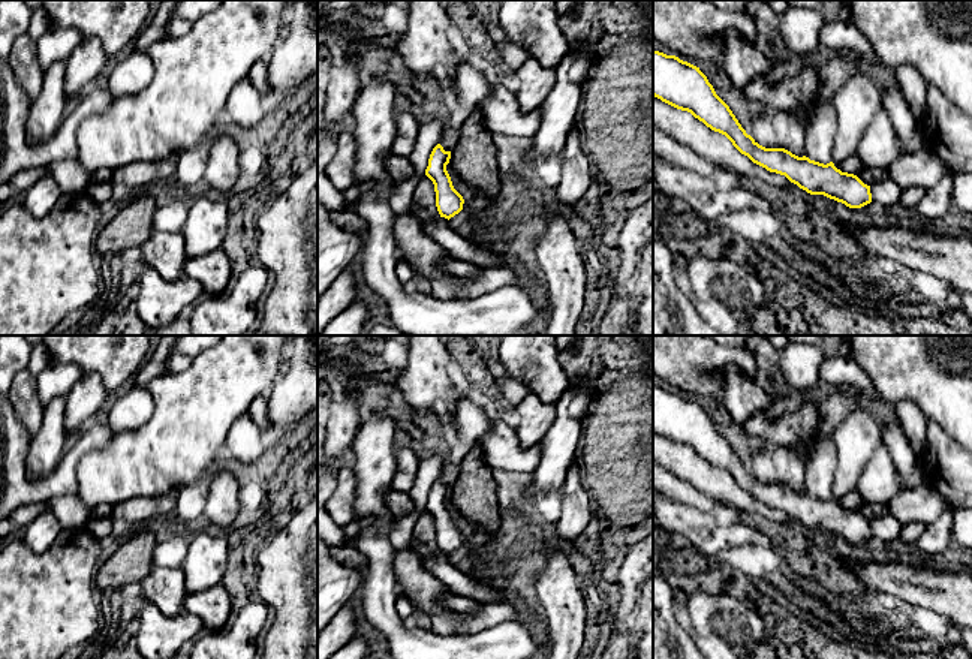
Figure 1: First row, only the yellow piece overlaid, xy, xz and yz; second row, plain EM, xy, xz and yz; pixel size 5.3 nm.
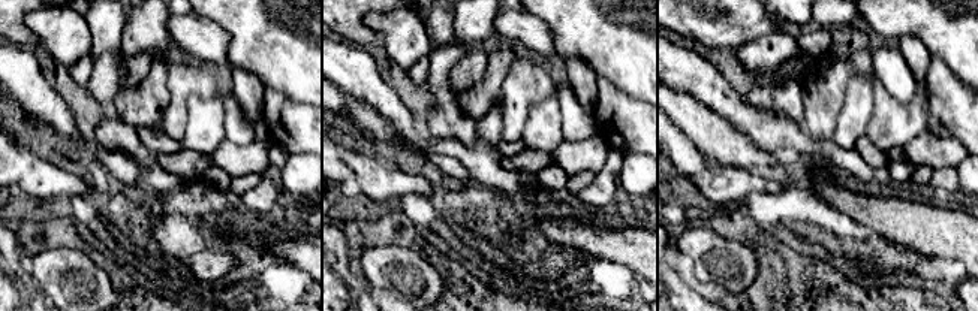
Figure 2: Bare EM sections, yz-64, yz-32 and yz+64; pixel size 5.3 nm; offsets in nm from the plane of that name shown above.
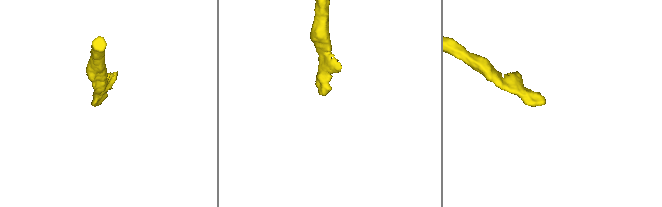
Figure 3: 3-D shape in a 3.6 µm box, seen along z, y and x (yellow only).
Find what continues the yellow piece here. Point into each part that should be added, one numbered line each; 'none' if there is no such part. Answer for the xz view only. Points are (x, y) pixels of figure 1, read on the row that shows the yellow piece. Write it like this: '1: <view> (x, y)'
none

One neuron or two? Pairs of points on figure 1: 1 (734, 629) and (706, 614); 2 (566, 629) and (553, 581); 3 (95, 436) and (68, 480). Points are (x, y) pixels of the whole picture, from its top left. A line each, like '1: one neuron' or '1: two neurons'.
1: one neuron
2: one neuron
3: one neuron

